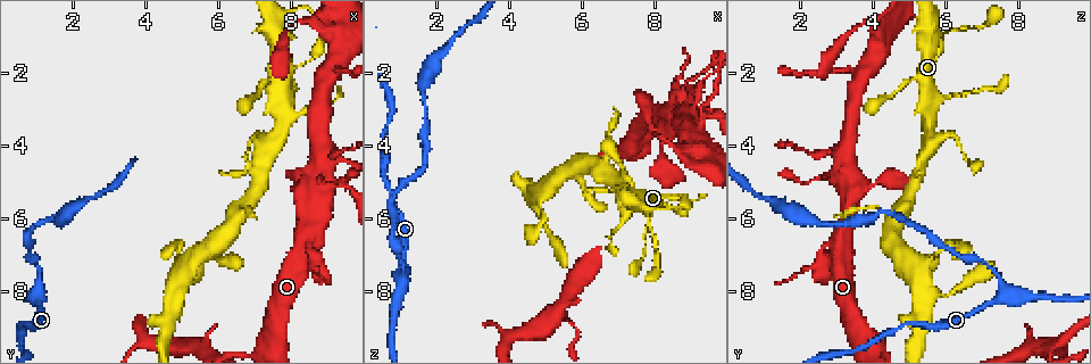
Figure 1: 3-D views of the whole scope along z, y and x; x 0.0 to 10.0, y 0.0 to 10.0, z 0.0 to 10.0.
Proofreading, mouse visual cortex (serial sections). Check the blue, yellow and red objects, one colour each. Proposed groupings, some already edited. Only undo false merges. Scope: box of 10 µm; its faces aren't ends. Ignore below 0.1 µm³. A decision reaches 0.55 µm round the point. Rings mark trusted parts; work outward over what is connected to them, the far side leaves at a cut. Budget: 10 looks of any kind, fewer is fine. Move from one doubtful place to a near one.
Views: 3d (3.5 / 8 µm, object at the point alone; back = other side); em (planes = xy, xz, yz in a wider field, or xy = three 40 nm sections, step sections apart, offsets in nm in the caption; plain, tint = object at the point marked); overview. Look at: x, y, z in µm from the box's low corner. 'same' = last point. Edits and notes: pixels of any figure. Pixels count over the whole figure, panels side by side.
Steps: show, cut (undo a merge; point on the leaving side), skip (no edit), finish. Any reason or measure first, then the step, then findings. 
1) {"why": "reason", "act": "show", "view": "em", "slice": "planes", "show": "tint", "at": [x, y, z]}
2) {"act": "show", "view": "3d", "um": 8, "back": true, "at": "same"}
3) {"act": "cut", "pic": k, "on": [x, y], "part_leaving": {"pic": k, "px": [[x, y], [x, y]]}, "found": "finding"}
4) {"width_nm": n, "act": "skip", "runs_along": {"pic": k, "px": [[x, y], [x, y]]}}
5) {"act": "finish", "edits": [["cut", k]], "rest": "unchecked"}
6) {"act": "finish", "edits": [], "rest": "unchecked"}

{"act": "show", "view": "3d", "um": 3.5, "at": [8.35, 5.25, 3.55]}

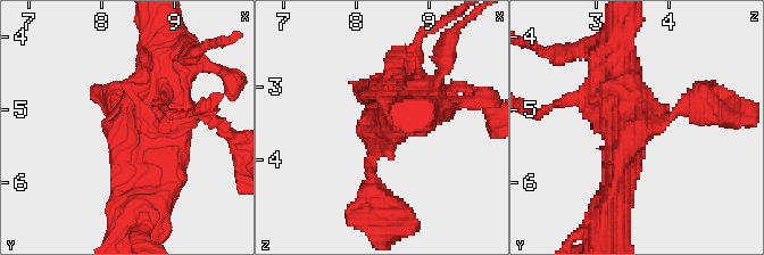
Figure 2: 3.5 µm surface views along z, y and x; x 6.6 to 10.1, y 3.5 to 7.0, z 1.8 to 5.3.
{"why": "now the EM", "act": "show", "view": "em", "slice": "xy", "step": 1, "show": "tint", "at": [8.40, 5.25, 3.60]}

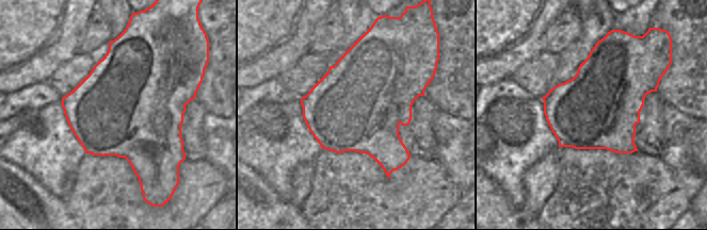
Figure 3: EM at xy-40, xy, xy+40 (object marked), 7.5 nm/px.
{"act": "skip", "found": "one cell here"}

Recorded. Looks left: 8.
{"why": "three arms meet", "act": "show", "view": "3d", "um": 3.5, "at": [9.00, 2.10, 3.85]}

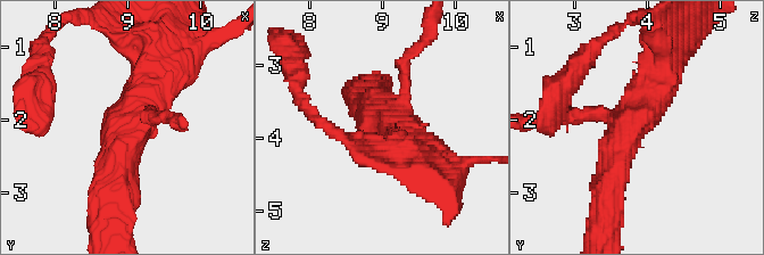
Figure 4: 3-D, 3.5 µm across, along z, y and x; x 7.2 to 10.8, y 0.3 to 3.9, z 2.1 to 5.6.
{"arms": 3, "arm_widths_nm": [200, 450, 600], "why": "shape alone is not enough", "act": "show", "view": "em", "slice": "xy", "step": 5, "show": "tint", "at": [9.05, 2.05, 3.75]}

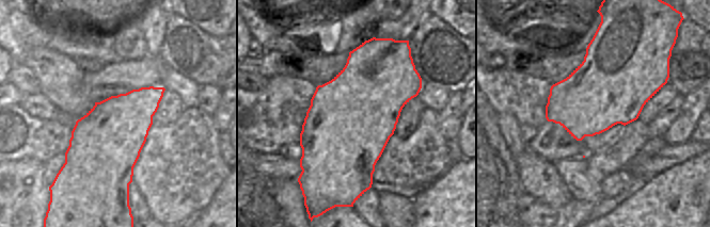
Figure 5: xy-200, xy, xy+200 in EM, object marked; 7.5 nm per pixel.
{"width_nm": 650, "act": "skip", "runs_along": {"pic": 4, "px": [[608, 192], [616, 150], [661, 59]]}, "found": "continuous, no second cell"}

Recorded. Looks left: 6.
{"why": "three arms meet", "act": "show", "view": "3d", "um": 3.5, "back": true, "at": [1.15, 8.05, 7.60]}

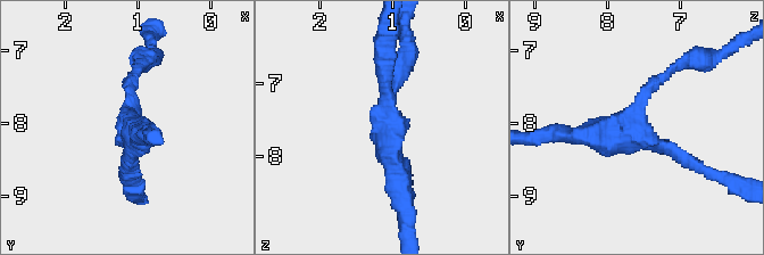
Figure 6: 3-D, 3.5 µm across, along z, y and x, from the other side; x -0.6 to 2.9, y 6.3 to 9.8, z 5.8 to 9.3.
{"arms": 3, "arm_widths_nm": [150, 150, 350], "act": "show", "view": "em", "slice": "planes", "show": "tint", "at": [1.15, 8.05, 7.60]}

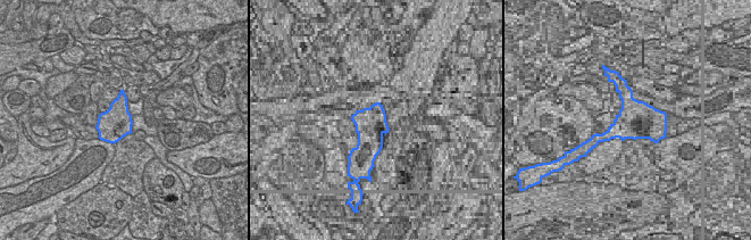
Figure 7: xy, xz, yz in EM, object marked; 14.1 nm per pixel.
{"act": "skip", "runs_along": {"pic": 6, "px": [[699, 169], [638, 126], [640, 98], [675, 67]]}, "found": "one cell here"}

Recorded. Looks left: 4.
{"act": "show", "view": "3d", "um": 3.5, "at": [1.65, 6.20, 2.80]}

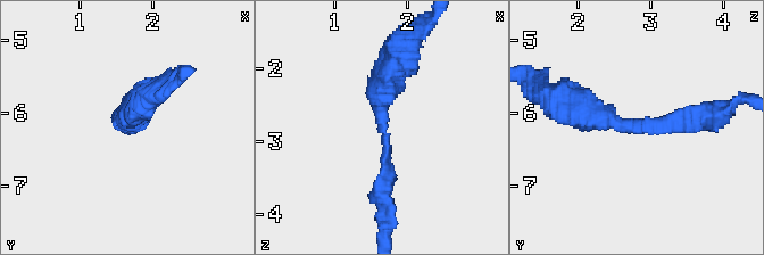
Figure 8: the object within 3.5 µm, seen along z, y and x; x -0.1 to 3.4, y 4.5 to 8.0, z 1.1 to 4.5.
{"arm_widths_nm": [250, 400], "act": "show", "view": "em", "slice": "xy", "step": 3, "show": "tint", "at": [1.65, 6.20, 2.85]}

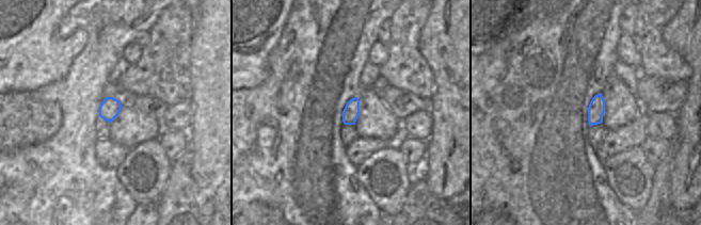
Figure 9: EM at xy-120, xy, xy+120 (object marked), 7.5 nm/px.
{"act": "skip", "runs_along": {"pic": 8, "px": [[382, 198], [379, 93], [396, 64]]}, "found": "continuous, no second cell"}

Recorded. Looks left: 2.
{"act": "finish", "edits": [], "rest": "unchecked"}

